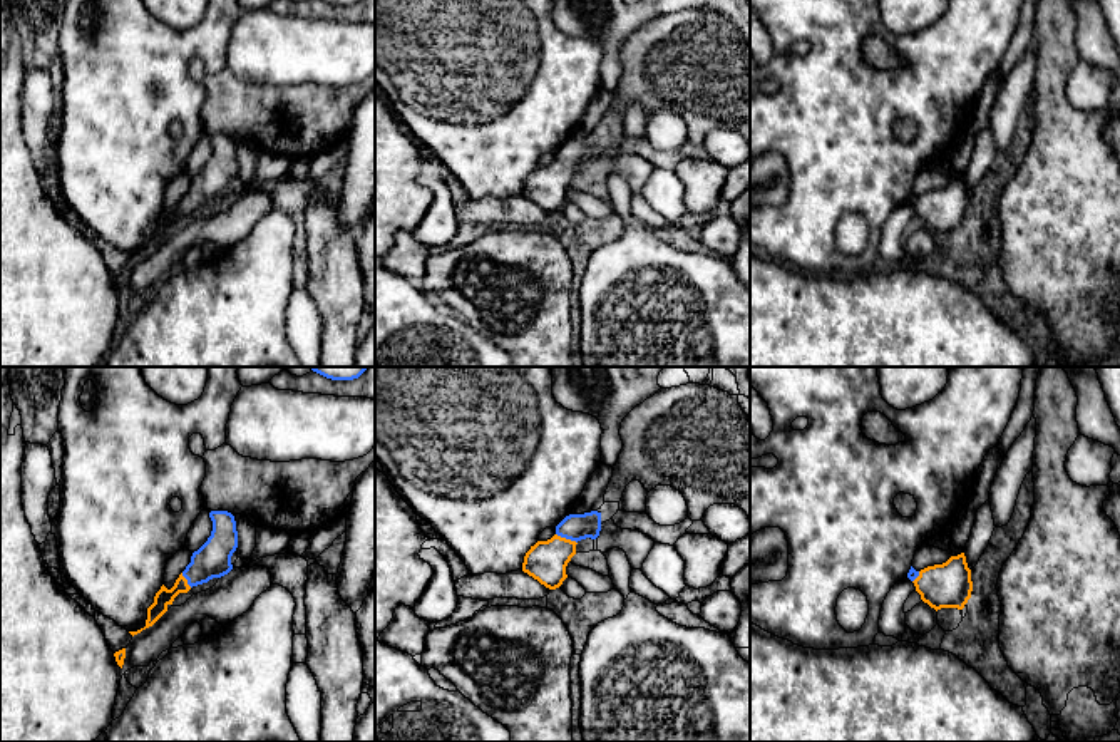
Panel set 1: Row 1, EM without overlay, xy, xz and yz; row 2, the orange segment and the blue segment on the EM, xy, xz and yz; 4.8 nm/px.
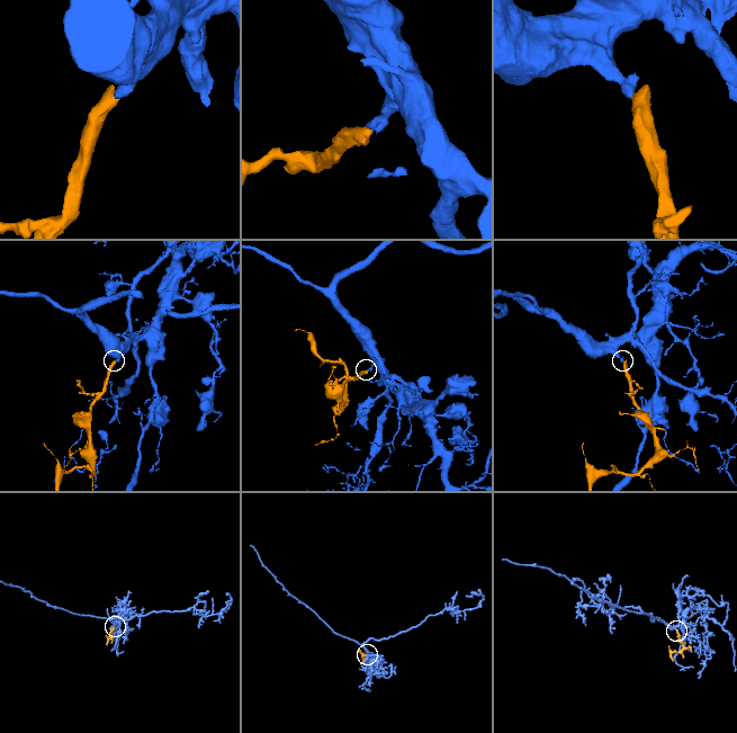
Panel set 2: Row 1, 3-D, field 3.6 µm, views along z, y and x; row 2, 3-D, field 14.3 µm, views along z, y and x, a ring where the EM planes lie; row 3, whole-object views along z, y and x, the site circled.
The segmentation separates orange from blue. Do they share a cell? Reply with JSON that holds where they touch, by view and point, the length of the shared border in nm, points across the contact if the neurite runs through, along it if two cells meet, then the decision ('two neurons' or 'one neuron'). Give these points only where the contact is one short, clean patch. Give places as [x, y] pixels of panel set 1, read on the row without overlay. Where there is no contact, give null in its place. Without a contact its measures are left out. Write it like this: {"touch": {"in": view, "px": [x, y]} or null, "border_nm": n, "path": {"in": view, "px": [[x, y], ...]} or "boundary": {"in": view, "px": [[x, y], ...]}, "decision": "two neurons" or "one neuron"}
{"touch": {"in": "xz", "px": [565, 163]}, "border_nm": 120, "path": {"in": "xz", "px": [[546, 186], [565, 163], [575, 151]]}, "decision": "one neuron"}

